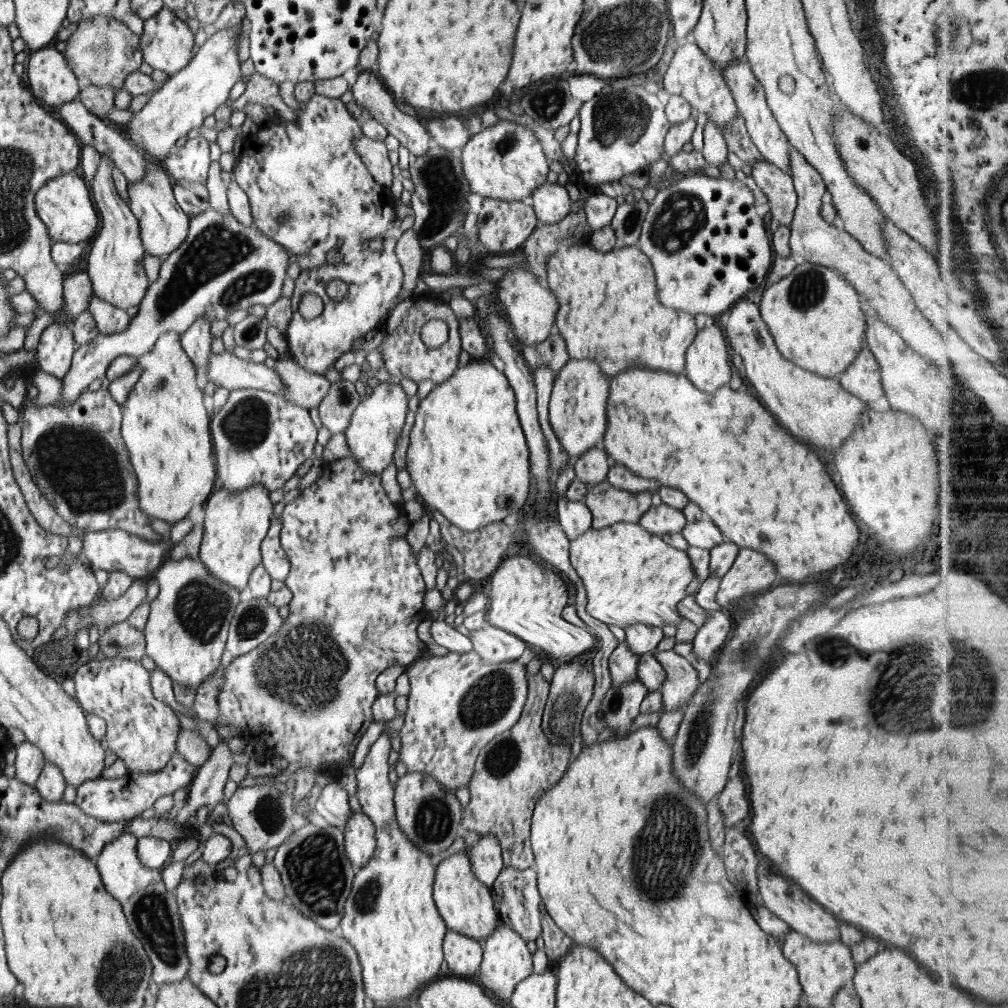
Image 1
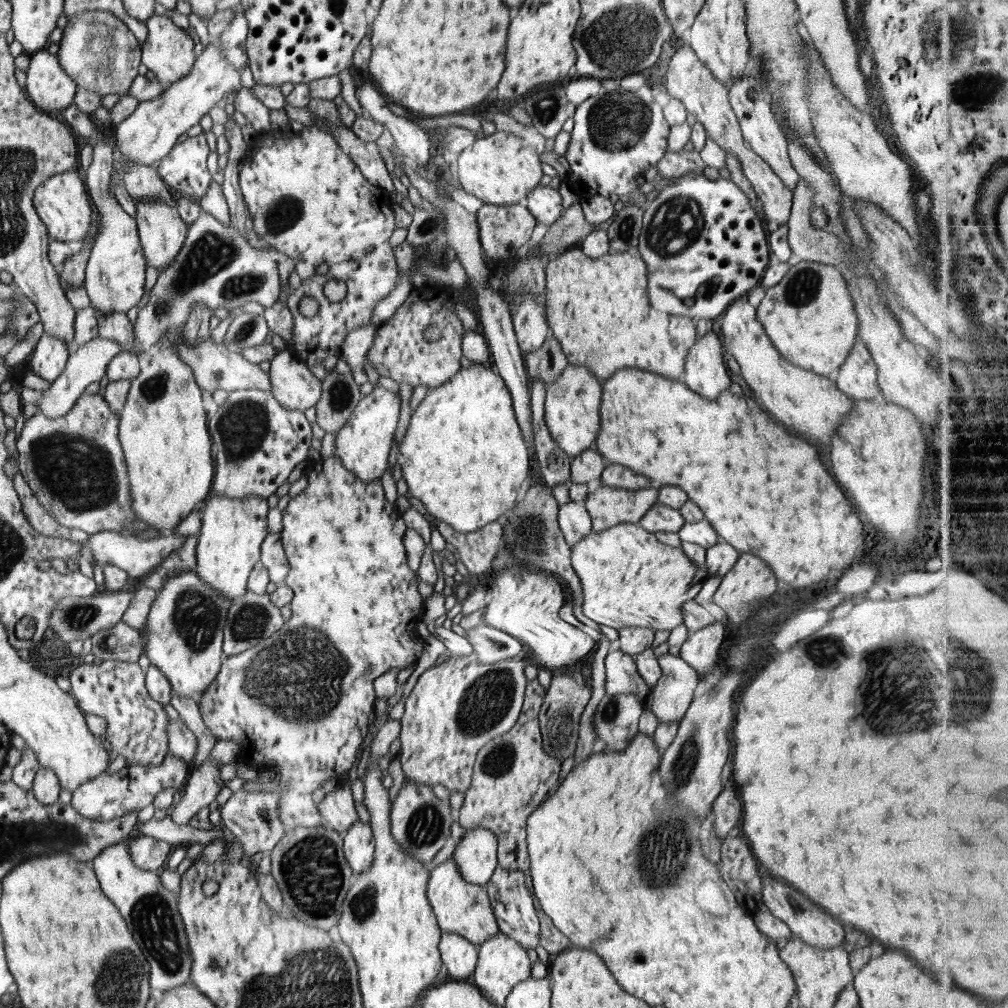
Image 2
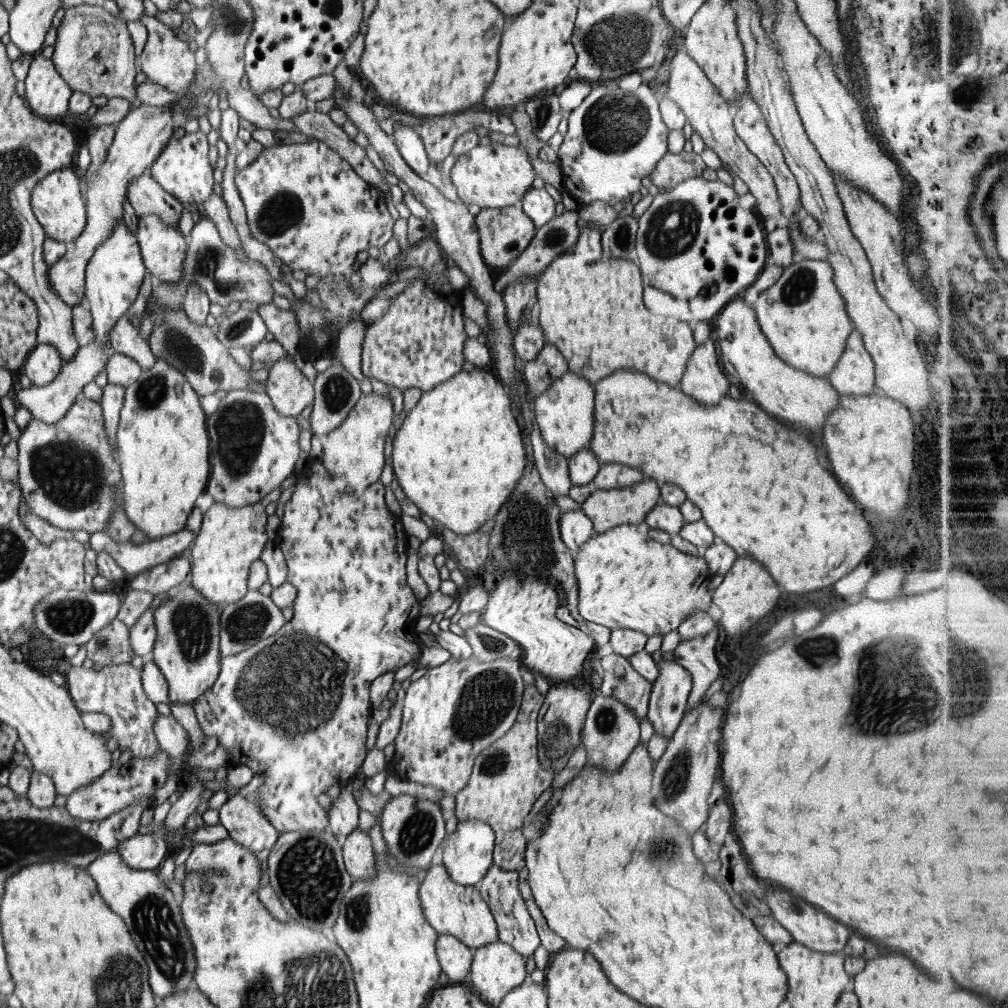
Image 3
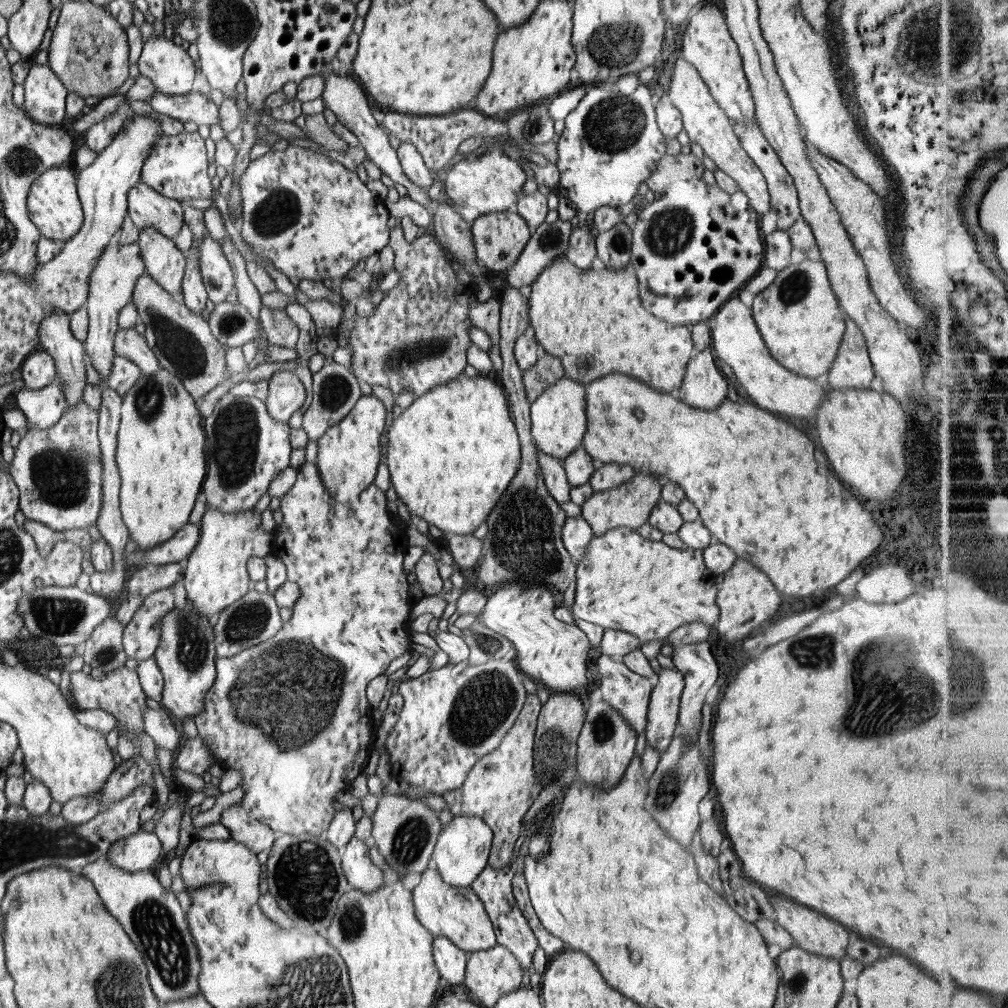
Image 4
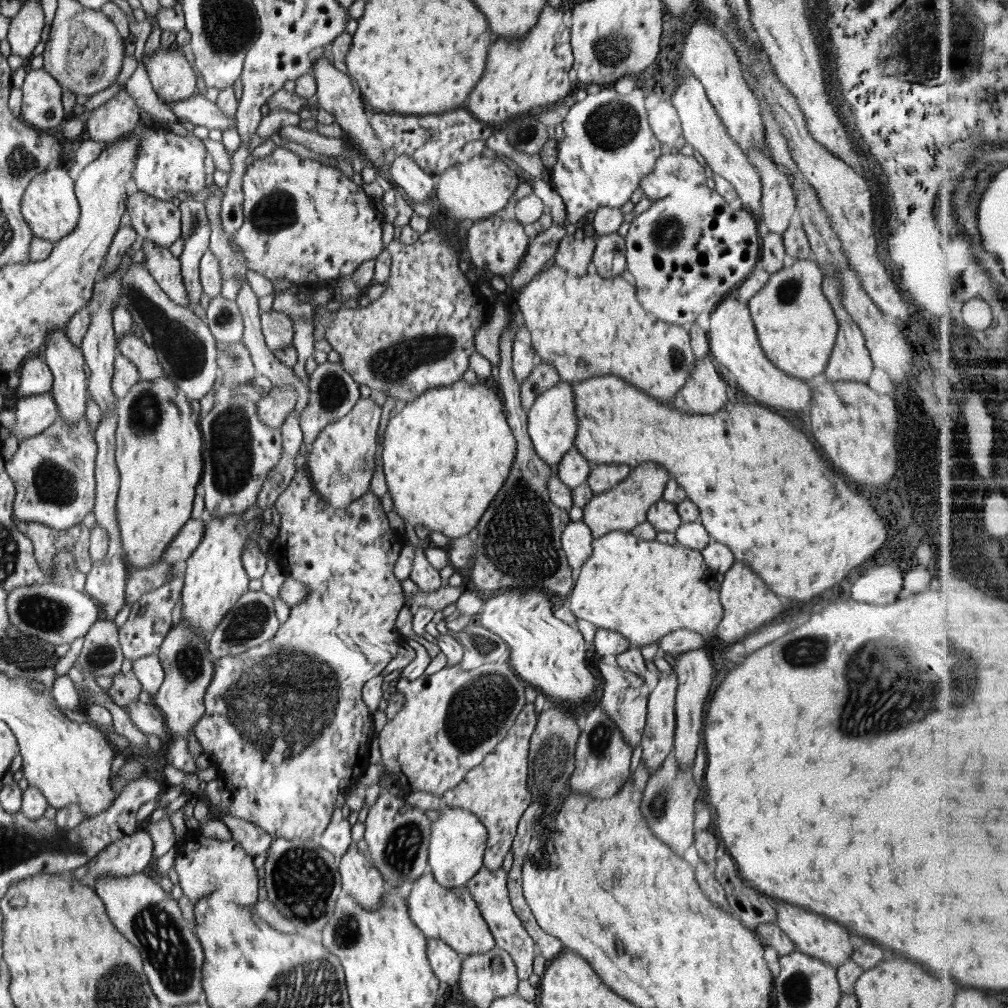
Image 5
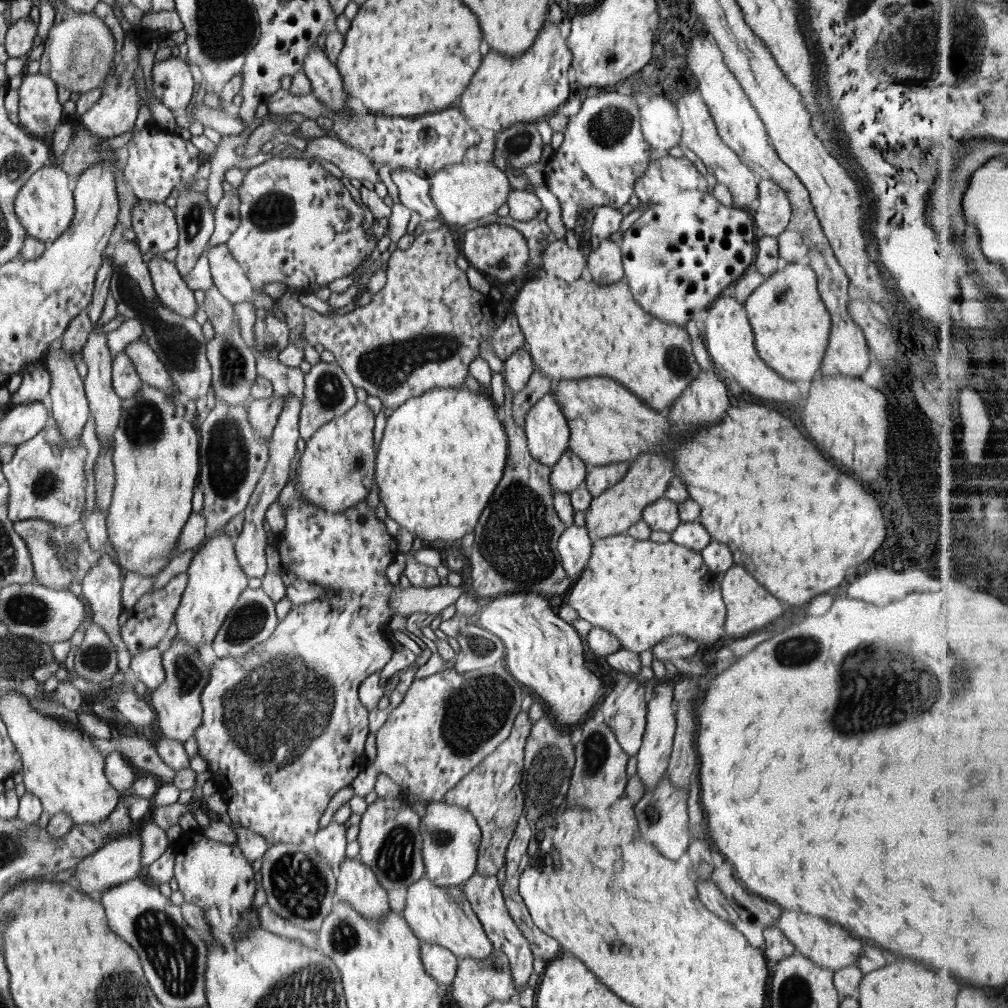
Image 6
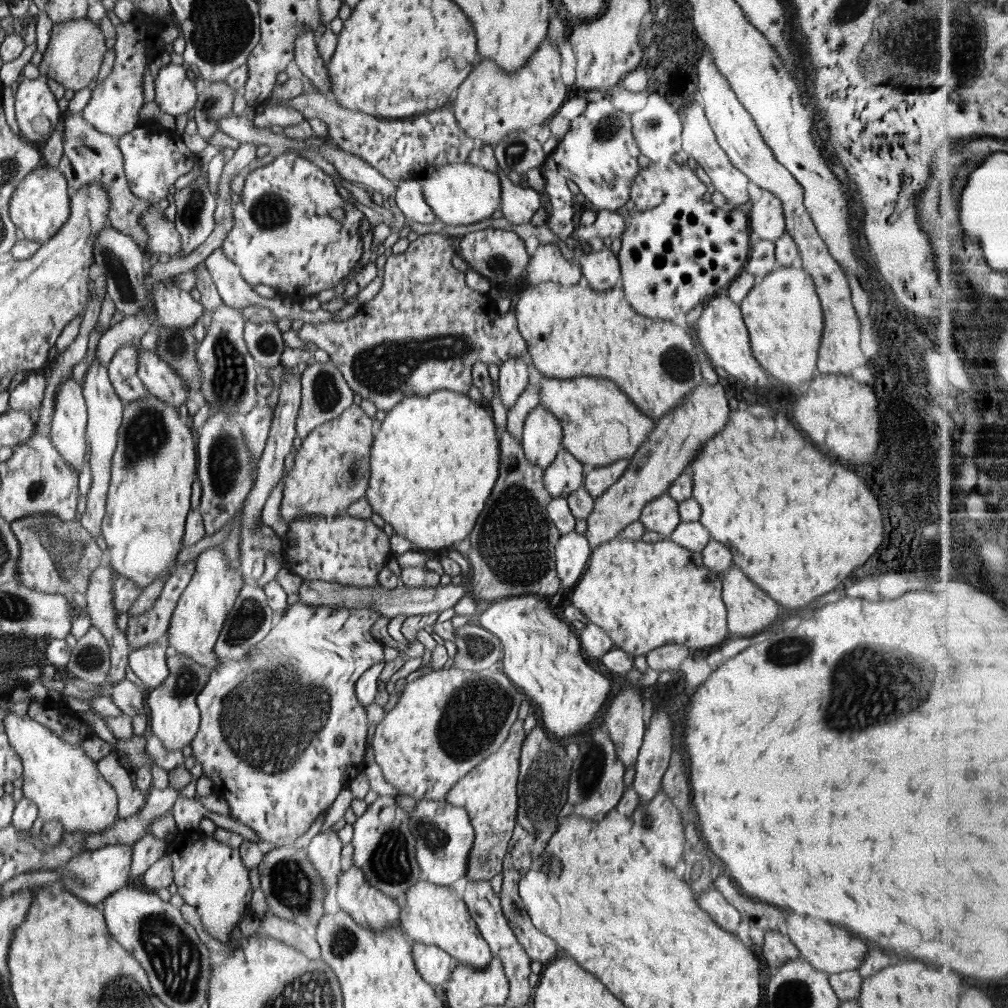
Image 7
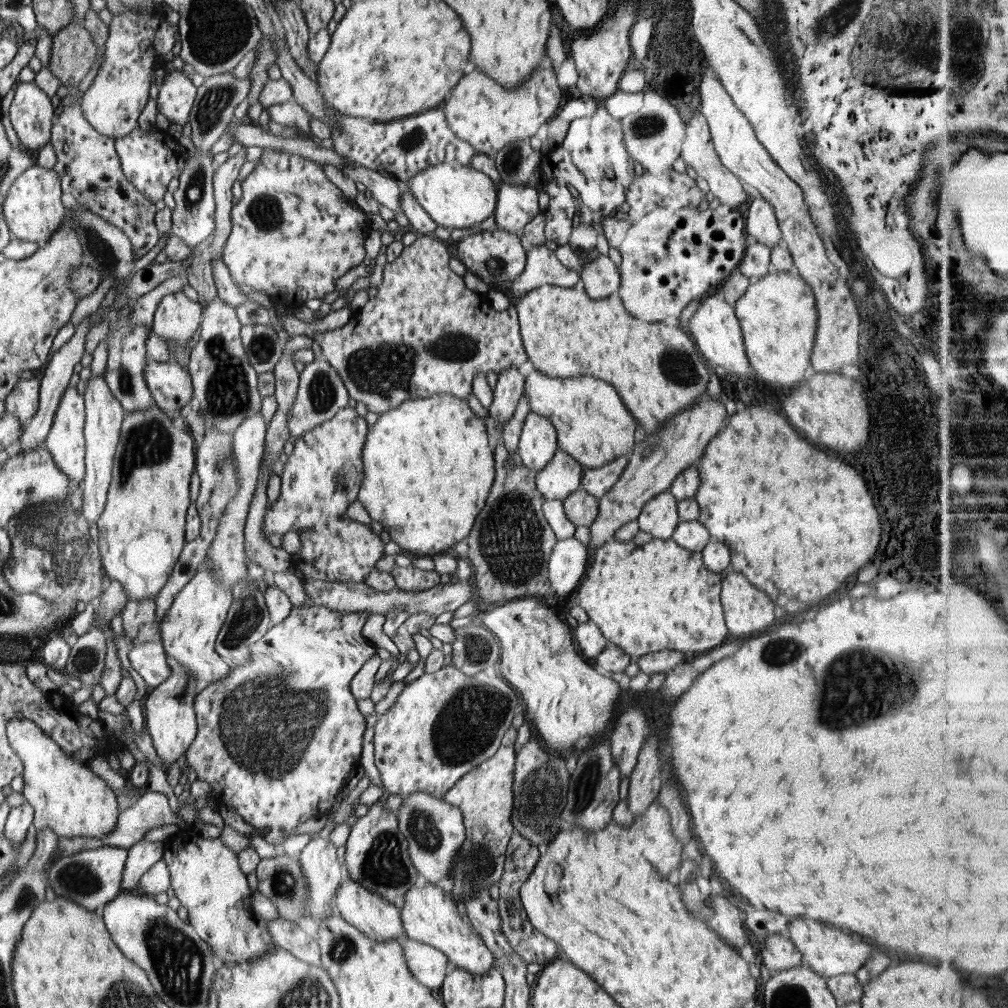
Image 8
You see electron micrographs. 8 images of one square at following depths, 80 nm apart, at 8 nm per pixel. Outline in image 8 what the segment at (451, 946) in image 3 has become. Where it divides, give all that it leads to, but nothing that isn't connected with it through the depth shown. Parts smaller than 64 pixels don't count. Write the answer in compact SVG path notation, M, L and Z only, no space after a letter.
M403 938L401 945L410 974L430 990L441 989L446 979L448 957L441 950L412 939Z

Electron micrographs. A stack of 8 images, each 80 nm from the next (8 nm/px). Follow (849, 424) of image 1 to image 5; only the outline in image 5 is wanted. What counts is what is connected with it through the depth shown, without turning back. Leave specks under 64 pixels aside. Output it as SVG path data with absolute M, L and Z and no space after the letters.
M727 296L717 304L710 315L710 329L707 332L710 350L709 354L715 358L725 371L727 377L736 380L736 384L756 398L758 402L782 410L800 412L811 406L813 390L804 379L794 378L780 370L765 355L758 340L755 324L751 319L751 312L747 303L738 301L733 296Z

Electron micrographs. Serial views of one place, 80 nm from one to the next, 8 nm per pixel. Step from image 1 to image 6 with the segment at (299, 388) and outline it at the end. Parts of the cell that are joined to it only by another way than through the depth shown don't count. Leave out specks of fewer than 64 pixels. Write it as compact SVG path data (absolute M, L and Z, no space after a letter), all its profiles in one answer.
M273 394L269 399L255 399L248 404L249 421L259 437L270 438L286 399Z

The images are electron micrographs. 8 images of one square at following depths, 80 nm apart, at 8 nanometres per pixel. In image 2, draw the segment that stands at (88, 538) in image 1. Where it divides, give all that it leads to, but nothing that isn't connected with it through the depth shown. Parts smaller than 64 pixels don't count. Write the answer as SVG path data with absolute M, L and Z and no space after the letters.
M115 531L98 532L90 535L86 540L86 554L89 555L94 562L102 568L104 565L114 565L125 570L130 577L144 576L156 570L167 557L178 550L188 536L173 534L170 537L161 536L154 539L141 539L137 534L124 535Z

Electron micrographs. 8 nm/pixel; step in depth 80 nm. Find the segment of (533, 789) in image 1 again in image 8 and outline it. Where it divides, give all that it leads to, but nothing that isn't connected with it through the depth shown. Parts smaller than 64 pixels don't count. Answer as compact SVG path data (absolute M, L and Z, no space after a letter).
M511 726L491 758L466 773L443 796L448 804L458 807L463 812L466 827L466 840L453 862L453 872L449 880L454 886L448 892L457 904L464 903L466 896L472 891L488 889L501 879L505 852L514 833L511 816L515 805L513 782L517 755L514 749L516 736L517 729Z

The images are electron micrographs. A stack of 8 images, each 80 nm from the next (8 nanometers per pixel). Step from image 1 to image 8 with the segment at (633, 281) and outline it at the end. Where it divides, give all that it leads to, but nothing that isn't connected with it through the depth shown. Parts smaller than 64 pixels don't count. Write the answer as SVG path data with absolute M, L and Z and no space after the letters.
M582 279L572 288L539 286L514 302L519 318L519 331L528 358L536 370L552 378L591 376L610 383L646 435L651 435L662 428L670 417L694 404L698 396L707 392L712 368L702 358L691 336L680 327L634 318L625 309L618 293L604 300L592 300L584 292L583 286Z

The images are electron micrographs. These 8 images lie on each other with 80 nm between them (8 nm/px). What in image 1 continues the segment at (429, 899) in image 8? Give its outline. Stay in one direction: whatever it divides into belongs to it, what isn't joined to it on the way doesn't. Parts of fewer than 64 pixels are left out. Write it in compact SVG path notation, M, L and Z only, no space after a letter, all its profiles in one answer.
M462 846L462 850L440 860L436 865L433 897L448 930L484 942L484 939L496 930L500 918L494 906L490 887L480 882L473 873L469 850Z

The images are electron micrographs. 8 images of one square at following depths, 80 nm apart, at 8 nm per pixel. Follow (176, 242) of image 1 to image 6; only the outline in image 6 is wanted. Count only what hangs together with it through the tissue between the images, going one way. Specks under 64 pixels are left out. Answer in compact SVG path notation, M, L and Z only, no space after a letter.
M150 254L147 263L159 301L180 317L194 317L199 308L194 299L194 291L184 284L176 265L166 260L163 254Z

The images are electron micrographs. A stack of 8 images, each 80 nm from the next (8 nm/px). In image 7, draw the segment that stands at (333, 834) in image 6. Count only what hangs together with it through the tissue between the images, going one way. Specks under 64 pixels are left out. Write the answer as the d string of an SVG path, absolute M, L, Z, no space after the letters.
M332 827L320 830L307 846L309 859L325 884L325 895L331 887L336 886L336 879L341 873L340 852L342 847L338 831L332 830Z

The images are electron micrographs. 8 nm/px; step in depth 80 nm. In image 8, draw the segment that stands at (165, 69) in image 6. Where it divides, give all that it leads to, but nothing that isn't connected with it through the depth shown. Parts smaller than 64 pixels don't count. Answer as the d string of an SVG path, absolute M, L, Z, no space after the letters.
M170 72L160 86L157 110L168 118L170 124L184 126L189 122L189 114L197 95L197 87L186 78L184 72Z

